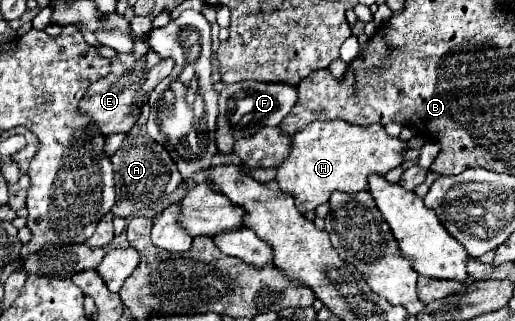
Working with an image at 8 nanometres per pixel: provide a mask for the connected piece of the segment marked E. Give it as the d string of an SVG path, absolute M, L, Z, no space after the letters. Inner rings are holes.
M134 16L130 20L130 28L134 32L134 48L128 54L116 54L116 58L110 60L110 74L106 78L100 78L92 82L80 102L80 110L92 118L96 124L96 130L104 136L114 134L114 132L128 132L140 116L140 104L136 102L136 94L142 90L142 84L146 82L146 72L160 62L160 56L148 46L148 32L154 28L152 26L154 18L152 16Z

